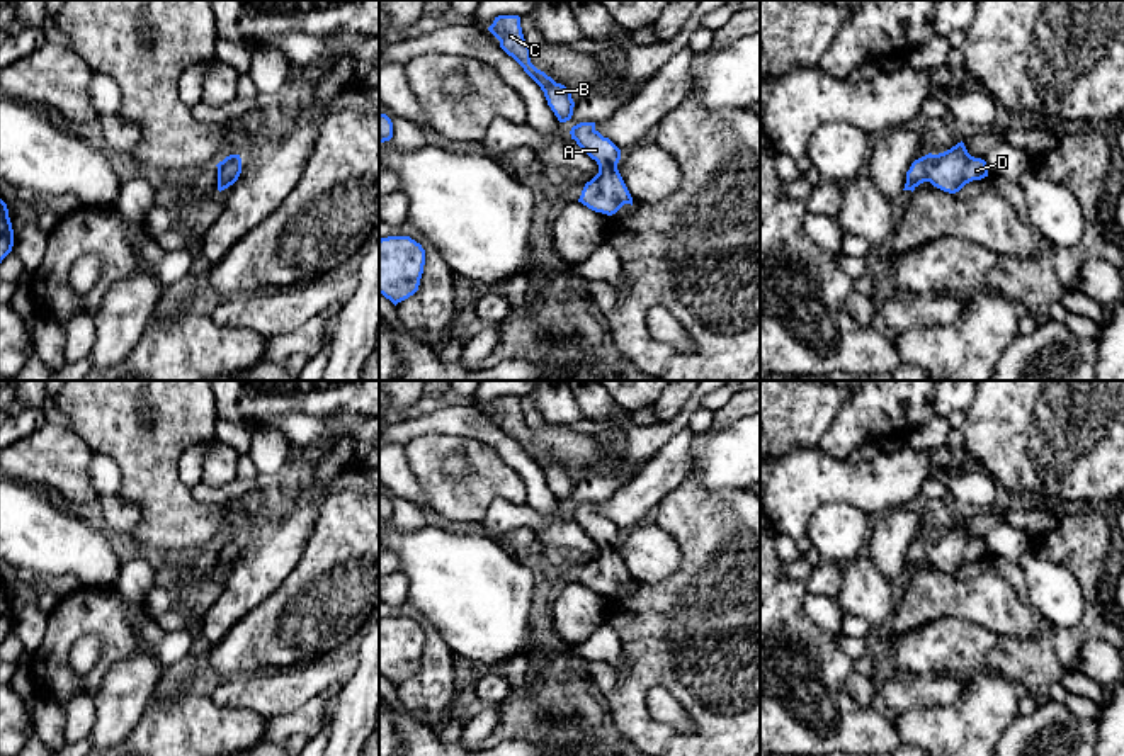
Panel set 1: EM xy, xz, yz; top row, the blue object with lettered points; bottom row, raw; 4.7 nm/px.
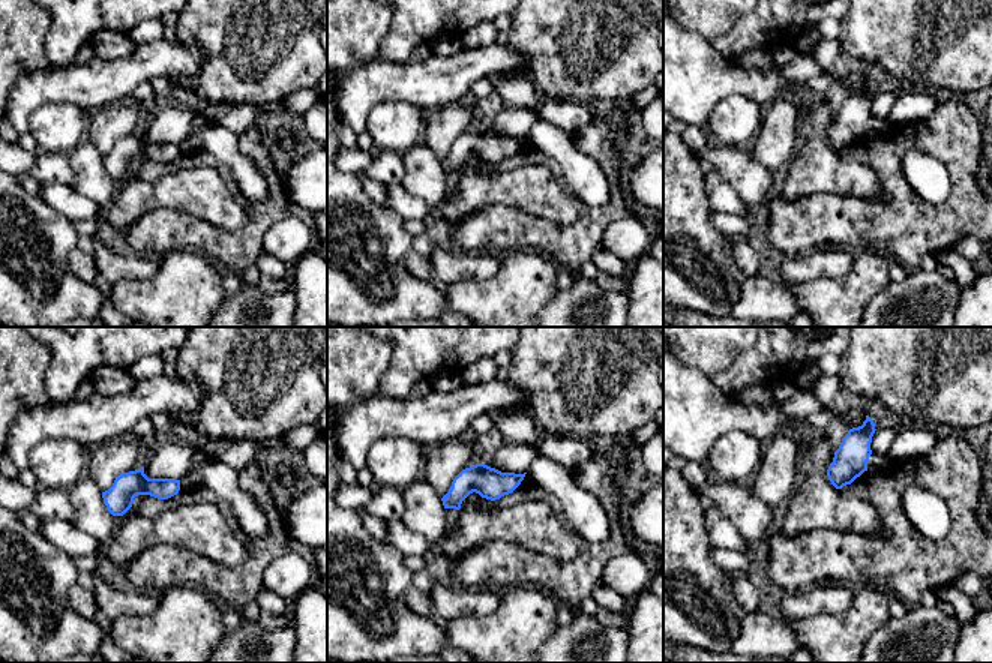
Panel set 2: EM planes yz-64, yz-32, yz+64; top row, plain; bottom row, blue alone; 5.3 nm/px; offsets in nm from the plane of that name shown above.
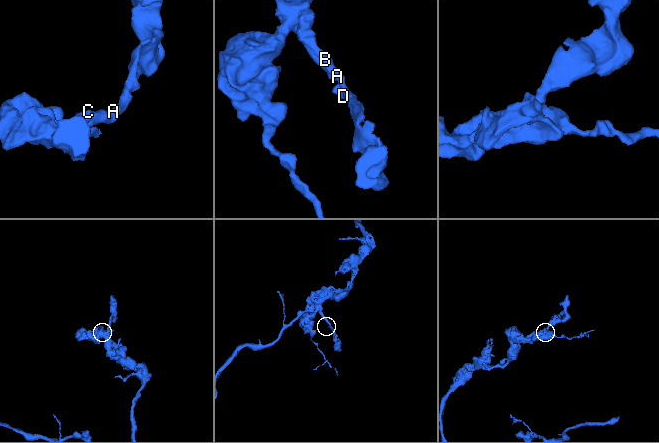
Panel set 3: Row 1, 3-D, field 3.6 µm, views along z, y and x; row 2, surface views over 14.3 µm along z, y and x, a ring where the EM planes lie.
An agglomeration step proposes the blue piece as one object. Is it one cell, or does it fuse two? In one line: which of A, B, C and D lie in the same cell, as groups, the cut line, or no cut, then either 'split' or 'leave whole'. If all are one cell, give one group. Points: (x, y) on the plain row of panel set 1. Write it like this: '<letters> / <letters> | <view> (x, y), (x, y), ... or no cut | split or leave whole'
A B C D | no cut | leave whole

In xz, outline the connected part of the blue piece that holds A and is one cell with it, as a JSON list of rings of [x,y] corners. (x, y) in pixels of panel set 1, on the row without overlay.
[[[580,503],[570,515],[599,545],[599,554],[585,564],[578,583],[607,596],[616,595],[624,584],[633,586],[633,578],[617,550],[621,530],[595,510],[595,503]]]

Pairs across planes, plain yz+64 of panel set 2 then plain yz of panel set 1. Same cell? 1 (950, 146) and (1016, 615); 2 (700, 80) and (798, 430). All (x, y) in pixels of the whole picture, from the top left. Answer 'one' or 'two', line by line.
1: two
2: two

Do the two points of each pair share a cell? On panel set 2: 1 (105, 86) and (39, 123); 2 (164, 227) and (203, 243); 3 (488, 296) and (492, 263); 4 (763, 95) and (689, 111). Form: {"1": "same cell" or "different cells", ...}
{"1": "different cells", "2": "same cell", "3": "different cells", "4": "same cell"}

